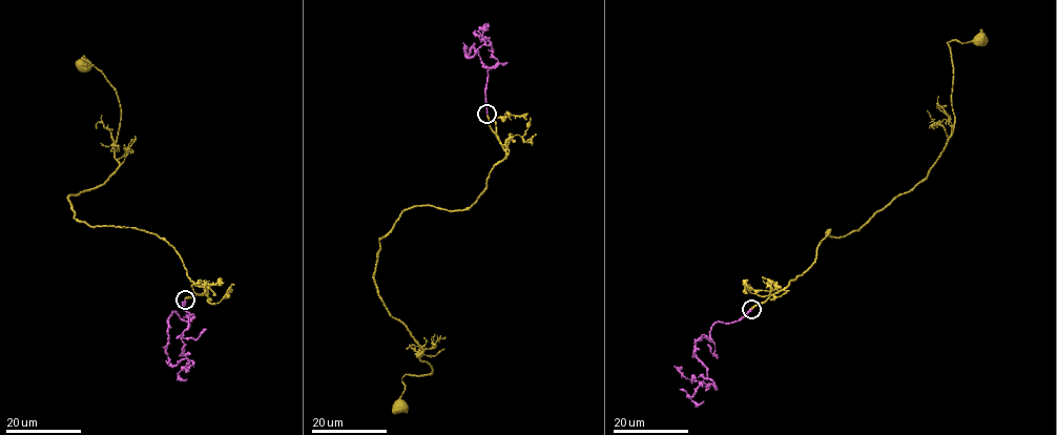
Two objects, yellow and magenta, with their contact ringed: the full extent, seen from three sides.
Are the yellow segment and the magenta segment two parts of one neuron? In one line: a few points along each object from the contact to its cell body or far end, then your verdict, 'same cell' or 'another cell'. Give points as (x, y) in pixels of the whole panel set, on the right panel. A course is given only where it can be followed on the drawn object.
course yellow (751, 309), (808, 269), (828, 230), (840, 237), (855, 230), (924, 181), (953, 130), (947, 43), (979, 37); course magenta (751, 309), (717, 322), (712, 342), (698, 338), (695, 356), (716, 387), (701, 381), (691, 399), (703, 400); another cell

